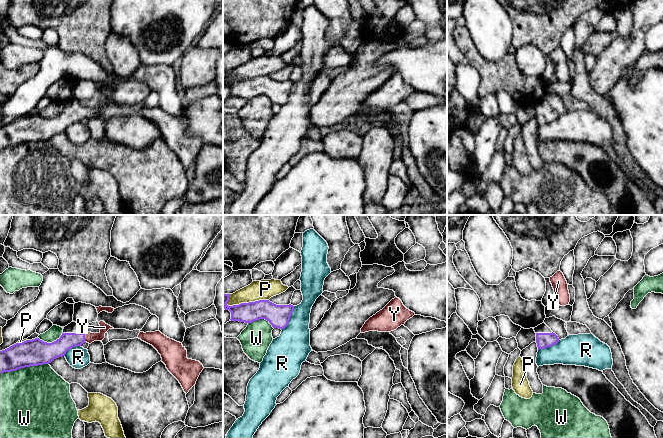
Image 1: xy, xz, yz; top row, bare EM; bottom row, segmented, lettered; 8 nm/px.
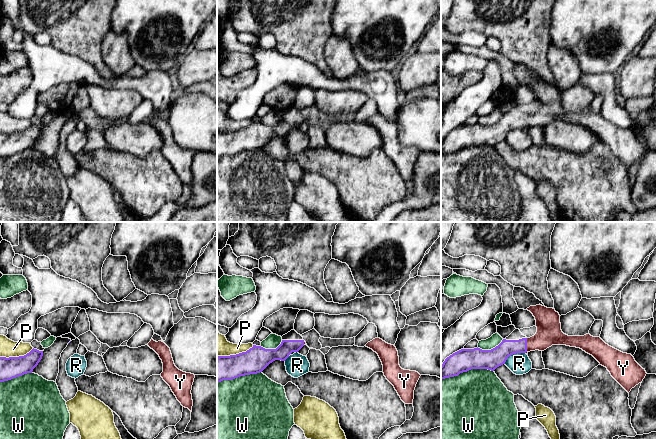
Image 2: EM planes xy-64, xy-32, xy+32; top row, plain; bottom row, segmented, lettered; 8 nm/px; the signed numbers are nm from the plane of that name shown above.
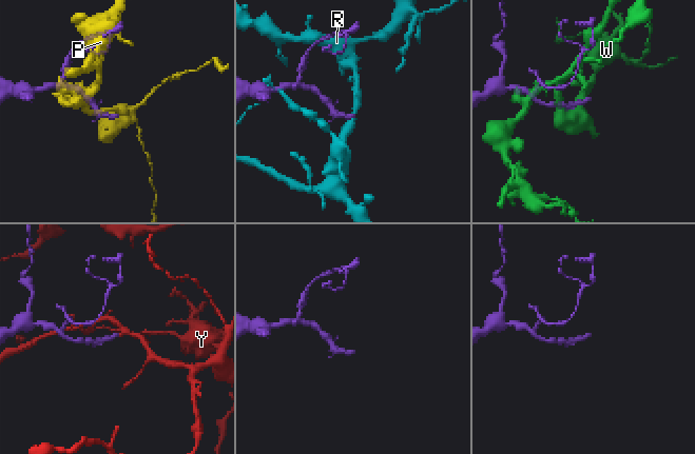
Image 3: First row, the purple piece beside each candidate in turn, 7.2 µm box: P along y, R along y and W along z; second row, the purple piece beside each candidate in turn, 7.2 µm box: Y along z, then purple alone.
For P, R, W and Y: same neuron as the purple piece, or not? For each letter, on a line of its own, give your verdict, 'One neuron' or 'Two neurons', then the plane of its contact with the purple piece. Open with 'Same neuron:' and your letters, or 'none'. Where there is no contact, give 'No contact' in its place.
Same neuron: Y
P: Two neurons. Touches purple in xz
R: Two neurons. Touches purple in xz
W: Two neurons. Touches purple in xy
Y: One neuron. Touches purple in xy

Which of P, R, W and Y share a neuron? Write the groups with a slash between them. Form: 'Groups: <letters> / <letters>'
Groups: P / R / W / Y

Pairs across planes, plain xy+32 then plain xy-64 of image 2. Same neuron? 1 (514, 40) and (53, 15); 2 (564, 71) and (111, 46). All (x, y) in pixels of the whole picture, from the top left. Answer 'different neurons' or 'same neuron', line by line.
1: same neuron
2: same neuron

